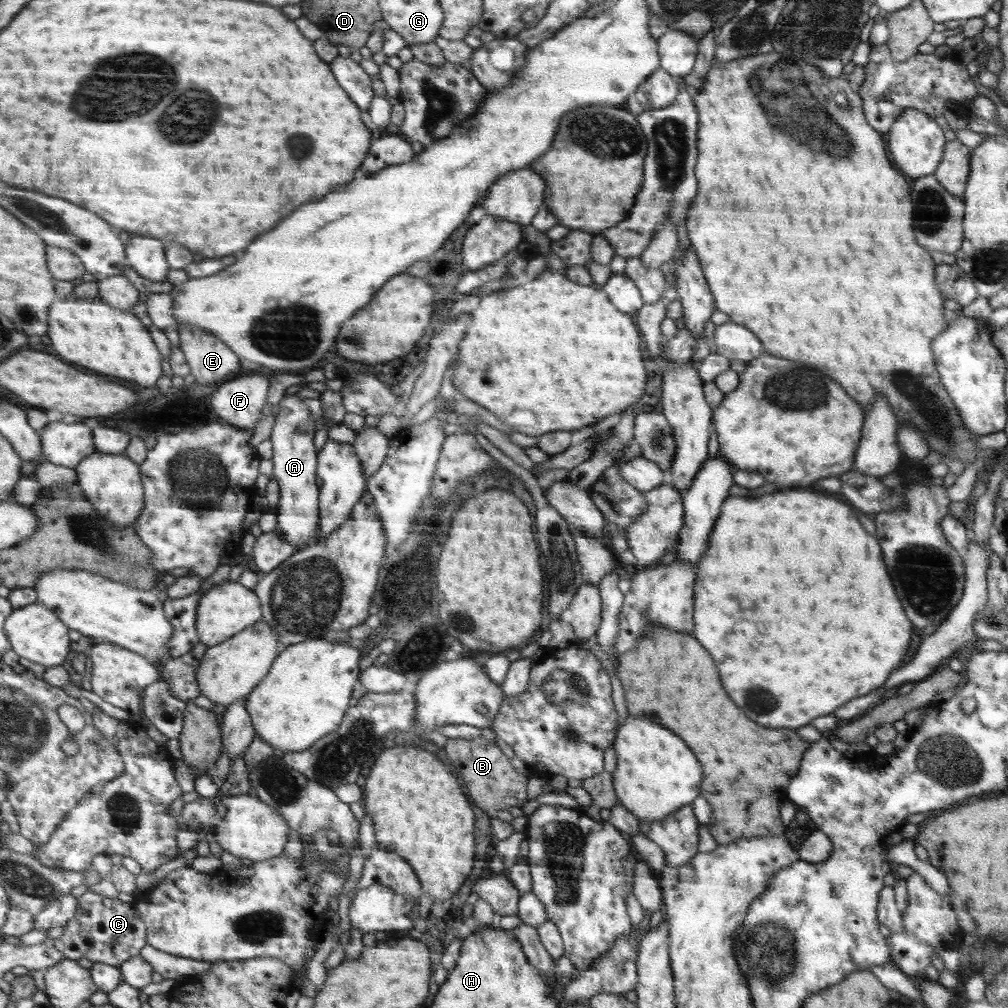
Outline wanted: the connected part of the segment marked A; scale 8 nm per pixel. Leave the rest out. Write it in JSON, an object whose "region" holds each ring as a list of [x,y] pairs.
{"region":[[[284,395],[279,402],[280,413],[270,435],[272,442],[273,477],[278,481],[280,499],[276,510],[276,533],[298,548],[308,546],[318,527],[318,484],[316,484],[316,419],[310,414],[304,399],[296,395]]]}

